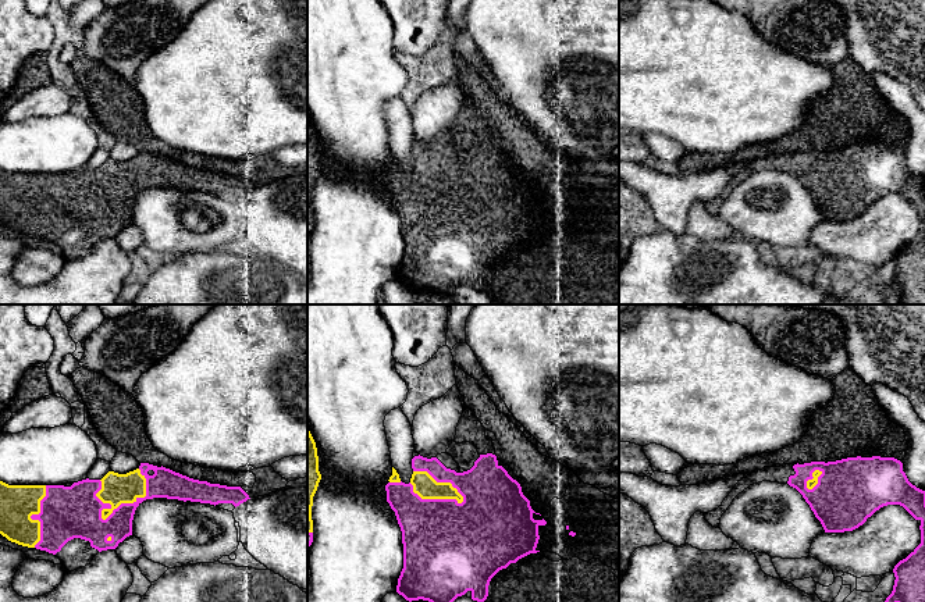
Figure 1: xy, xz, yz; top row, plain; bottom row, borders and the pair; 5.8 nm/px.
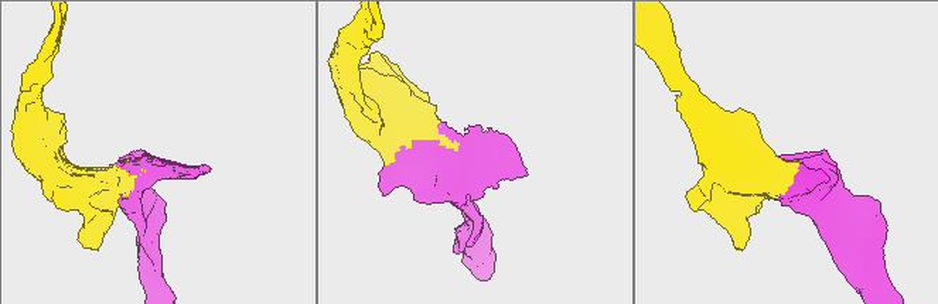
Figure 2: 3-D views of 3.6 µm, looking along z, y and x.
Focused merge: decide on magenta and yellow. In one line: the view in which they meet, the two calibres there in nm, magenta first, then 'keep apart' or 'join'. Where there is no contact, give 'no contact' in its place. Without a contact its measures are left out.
contact in xy; calibres 170 and 180 nm; join

